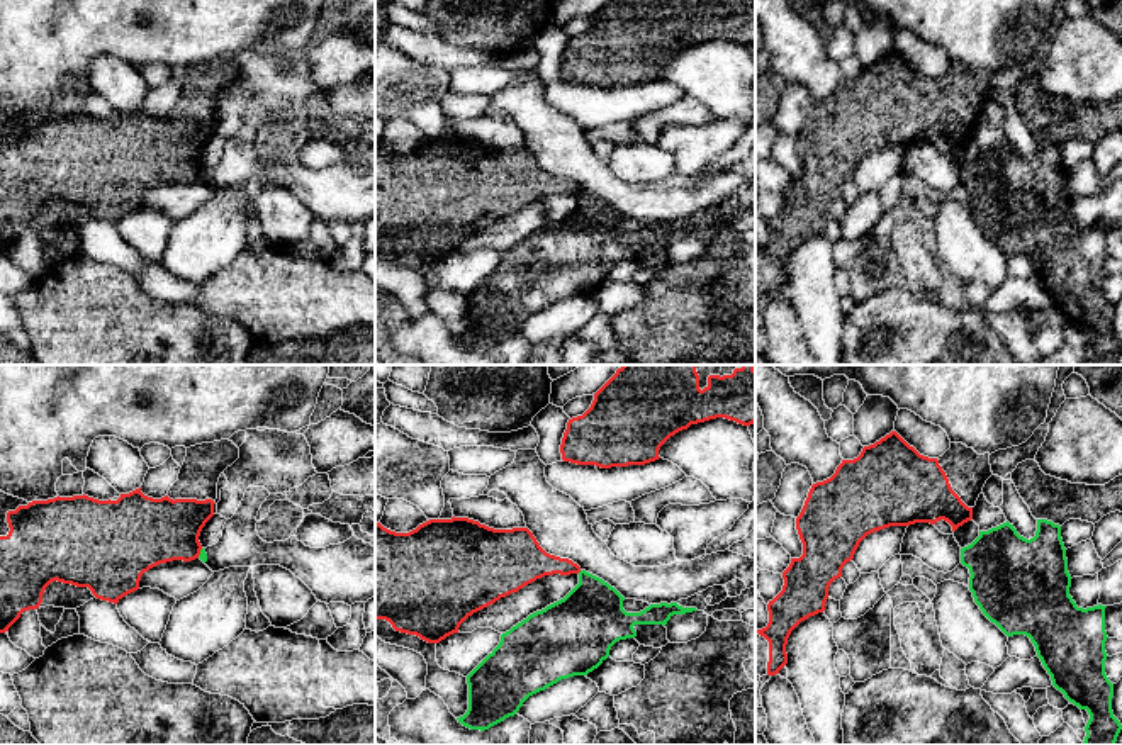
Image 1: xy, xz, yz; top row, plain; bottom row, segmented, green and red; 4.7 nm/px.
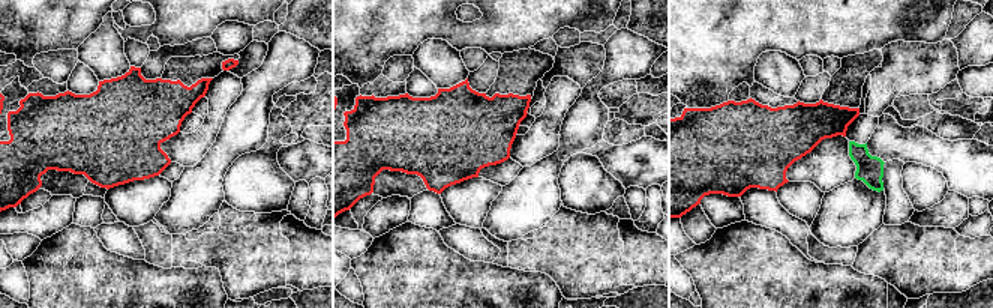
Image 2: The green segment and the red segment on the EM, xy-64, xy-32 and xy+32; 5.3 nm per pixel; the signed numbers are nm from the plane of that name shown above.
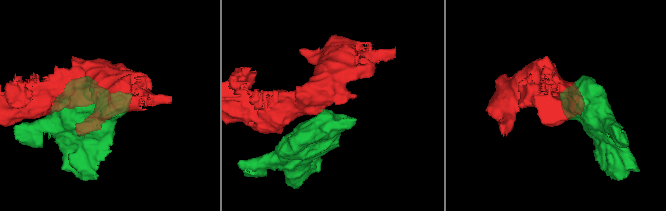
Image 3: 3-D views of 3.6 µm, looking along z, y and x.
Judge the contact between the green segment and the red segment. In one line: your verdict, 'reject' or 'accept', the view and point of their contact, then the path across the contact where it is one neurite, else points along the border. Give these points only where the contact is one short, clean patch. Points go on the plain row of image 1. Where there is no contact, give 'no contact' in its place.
reject | xy (201, 173) | along xy (202, 168), (197, 177)

